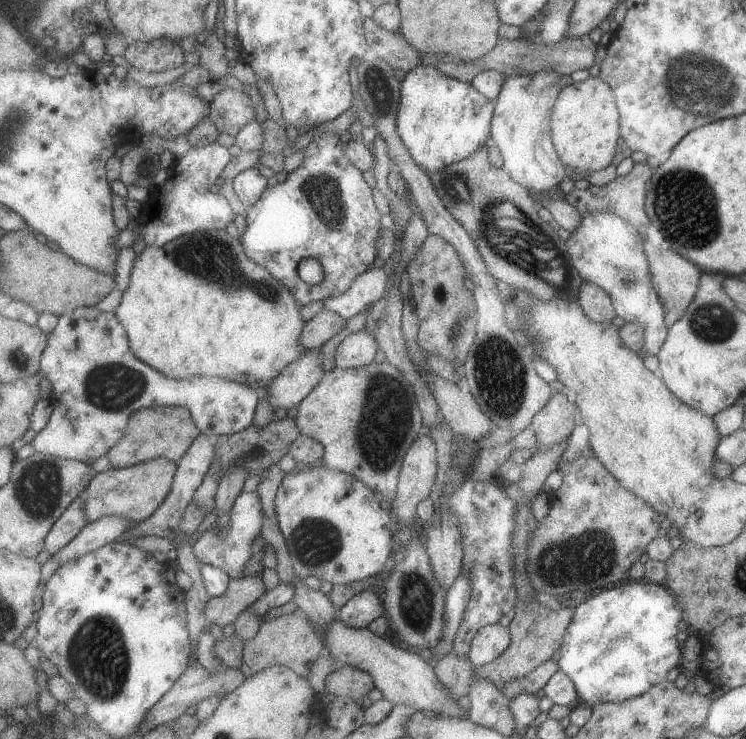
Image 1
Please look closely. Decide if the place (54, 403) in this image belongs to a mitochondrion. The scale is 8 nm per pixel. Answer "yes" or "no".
no

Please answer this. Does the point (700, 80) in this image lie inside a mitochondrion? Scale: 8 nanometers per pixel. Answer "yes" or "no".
yes

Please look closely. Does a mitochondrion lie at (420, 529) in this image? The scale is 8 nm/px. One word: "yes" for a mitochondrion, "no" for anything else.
no

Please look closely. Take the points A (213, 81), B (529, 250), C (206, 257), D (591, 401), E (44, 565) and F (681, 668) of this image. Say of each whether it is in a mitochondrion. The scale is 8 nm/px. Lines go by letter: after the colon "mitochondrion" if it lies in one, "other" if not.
A: other
B: mitochondrion
C: mitochondrion
D: other
E: other
F: other

